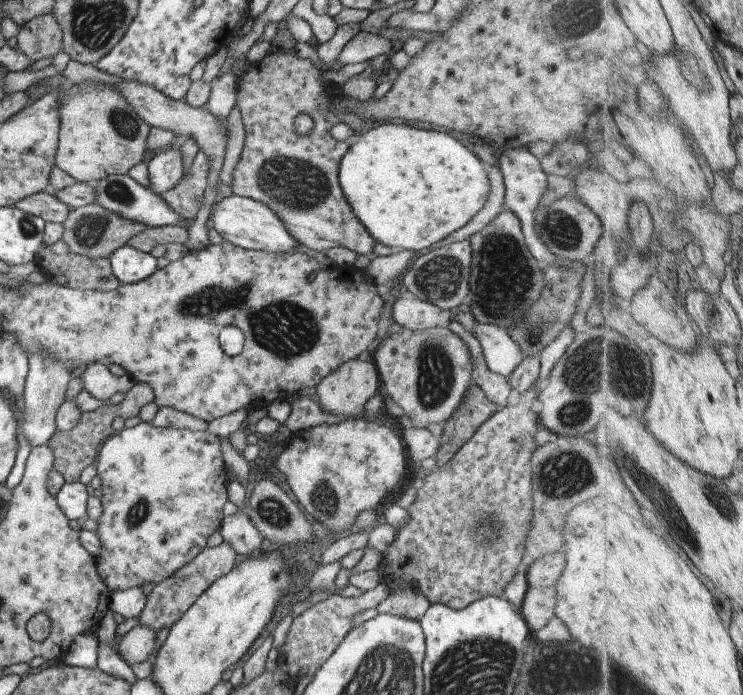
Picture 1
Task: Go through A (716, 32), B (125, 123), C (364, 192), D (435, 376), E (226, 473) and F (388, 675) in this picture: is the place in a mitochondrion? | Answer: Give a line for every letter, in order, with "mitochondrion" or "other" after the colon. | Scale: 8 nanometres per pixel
A: other
B: mitochondrion
C: other
D: mitochondrion
E: other
F: mitochondrion

